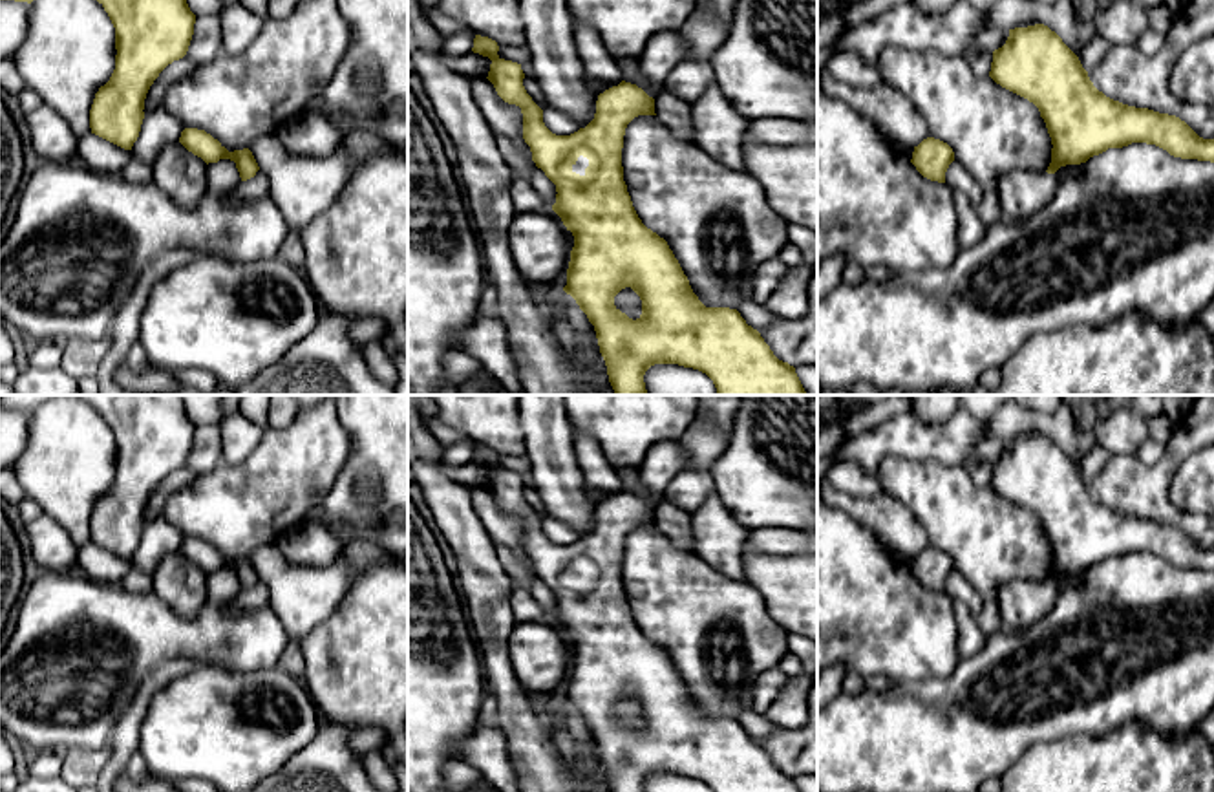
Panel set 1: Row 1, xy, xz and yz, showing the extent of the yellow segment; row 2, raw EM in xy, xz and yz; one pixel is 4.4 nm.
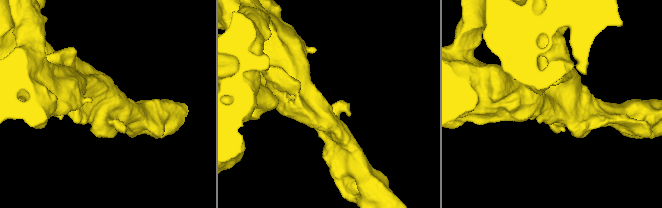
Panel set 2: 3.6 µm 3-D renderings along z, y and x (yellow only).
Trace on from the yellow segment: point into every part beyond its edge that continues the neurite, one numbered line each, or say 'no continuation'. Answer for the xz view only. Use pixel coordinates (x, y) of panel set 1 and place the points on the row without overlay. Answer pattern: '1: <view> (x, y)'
no continuation

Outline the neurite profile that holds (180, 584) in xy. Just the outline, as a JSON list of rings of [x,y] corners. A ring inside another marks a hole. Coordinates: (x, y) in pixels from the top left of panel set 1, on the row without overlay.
[[[174,551],[159,560],[152,585],[176,615],[194,618],[208,602],[207,576],[201,567]]]

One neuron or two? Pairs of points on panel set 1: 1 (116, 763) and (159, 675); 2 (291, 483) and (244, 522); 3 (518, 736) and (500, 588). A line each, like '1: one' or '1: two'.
1: one
2: one
3: one

